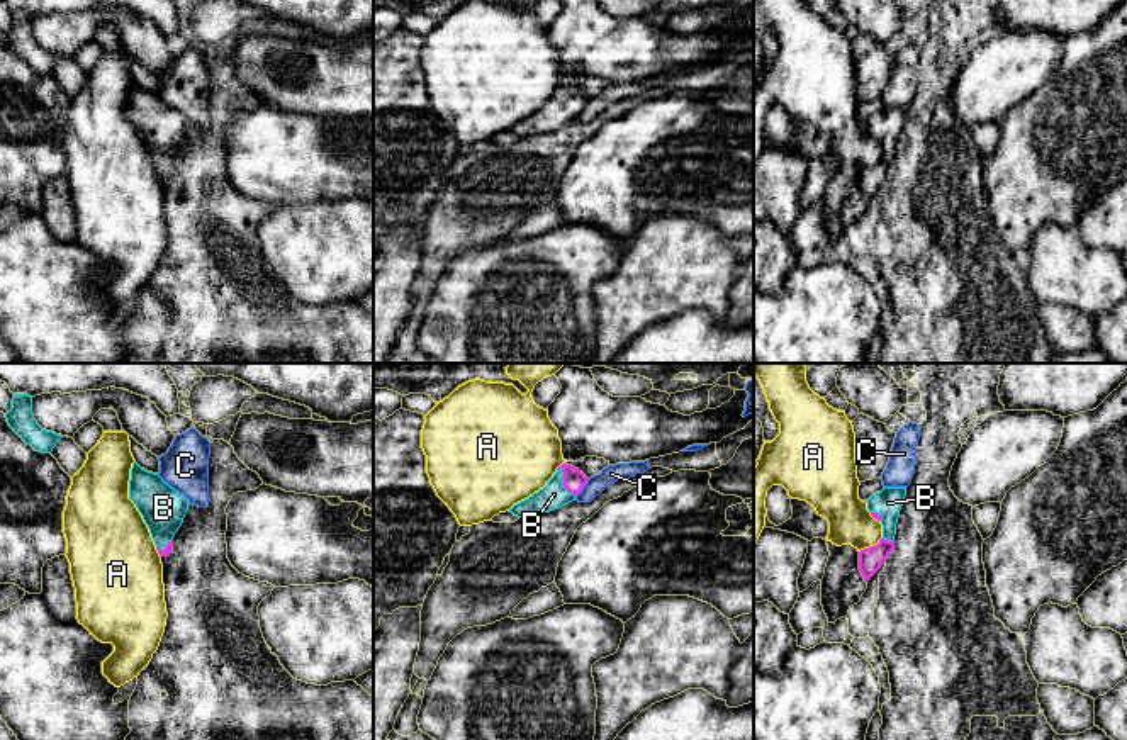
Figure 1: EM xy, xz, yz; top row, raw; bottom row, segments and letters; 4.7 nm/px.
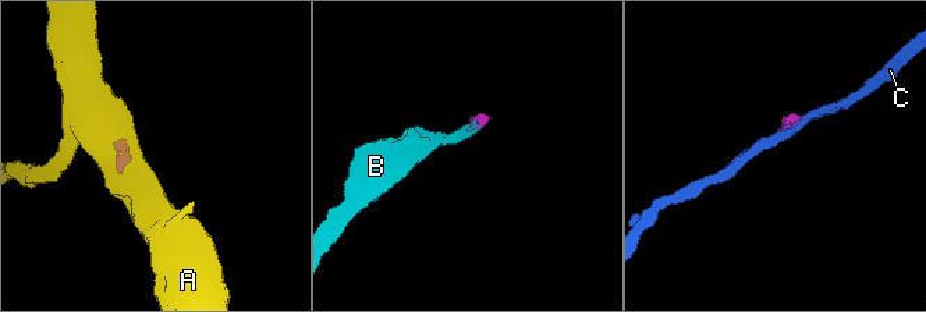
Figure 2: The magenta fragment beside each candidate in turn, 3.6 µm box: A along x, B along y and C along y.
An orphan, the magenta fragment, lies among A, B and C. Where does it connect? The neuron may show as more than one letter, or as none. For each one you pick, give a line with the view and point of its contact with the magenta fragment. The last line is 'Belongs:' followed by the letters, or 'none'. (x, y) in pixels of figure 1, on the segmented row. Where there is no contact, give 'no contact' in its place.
B: contact xz (564, 482)
Belongs: B

